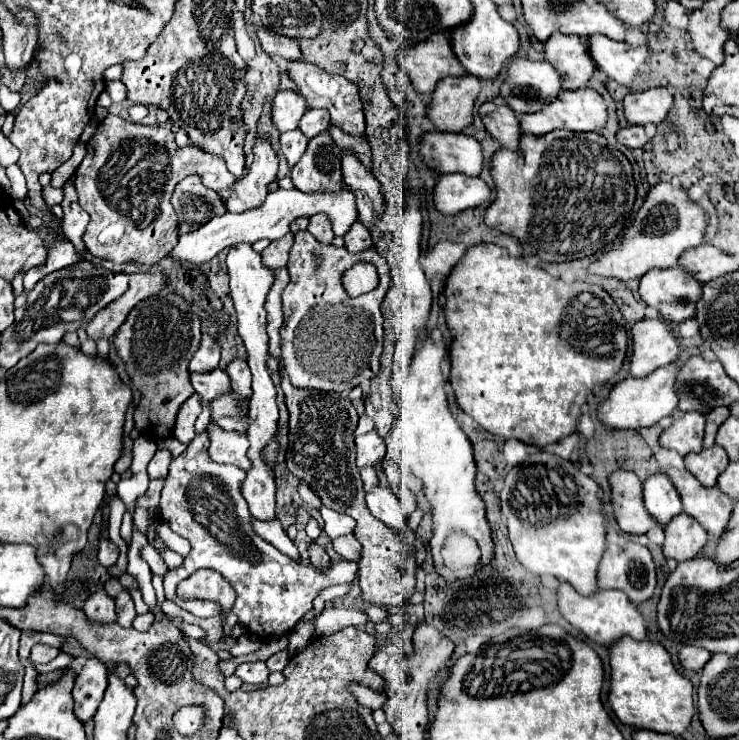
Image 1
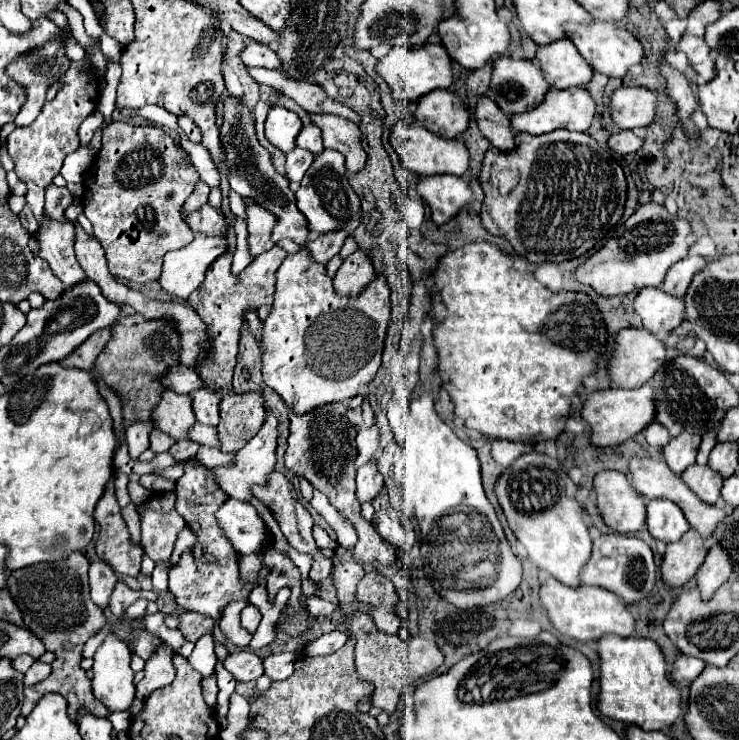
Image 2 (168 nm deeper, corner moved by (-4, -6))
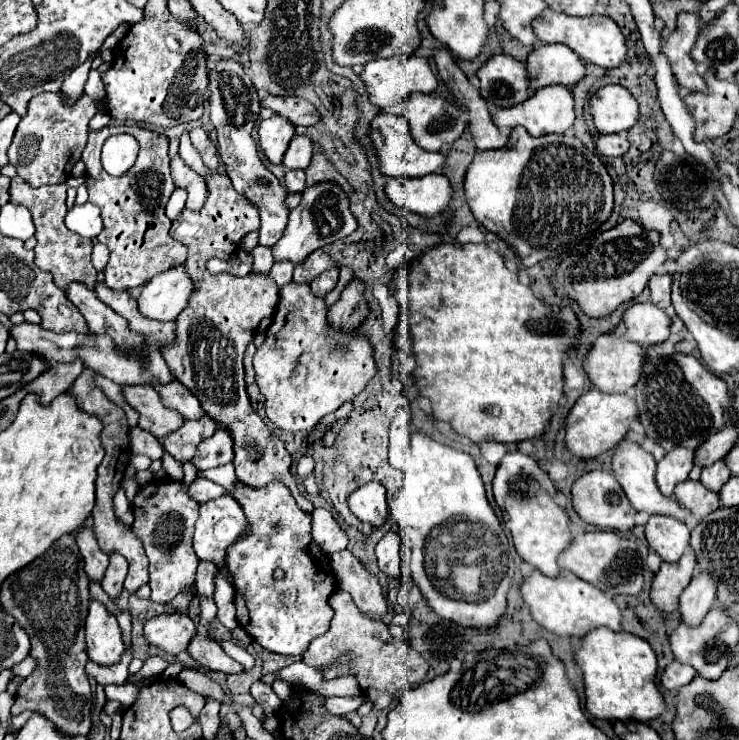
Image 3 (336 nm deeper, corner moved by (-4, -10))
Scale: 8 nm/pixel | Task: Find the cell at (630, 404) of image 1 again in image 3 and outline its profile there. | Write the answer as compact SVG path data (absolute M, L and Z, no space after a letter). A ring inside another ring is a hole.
M590 389L576 401L576 405L566 417L566 447L568 451L572 451L572 455L582 459L598 457L600 453L614 449L620 439L626 437L636 417L638 405L630 395L610 395L598 389Z

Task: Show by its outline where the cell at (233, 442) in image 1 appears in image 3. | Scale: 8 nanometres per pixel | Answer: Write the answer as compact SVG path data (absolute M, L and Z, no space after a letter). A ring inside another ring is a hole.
M204 415L198 421L186 421L180 429L166 435L162 445L176 461L190 461L196 455L196 447L216 431L216 421Z

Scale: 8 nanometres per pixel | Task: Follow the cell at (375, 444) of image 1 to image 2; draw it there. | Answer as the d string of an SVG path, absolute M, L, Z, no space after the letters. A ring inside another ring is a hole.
M372 461L364 463L360 469L358 469L358 475L356 475L356 497L360 503L366 503L366 501L374 501L376 495L382 491L384 487L384 481L382 481L382 475L378 473L376 465Z

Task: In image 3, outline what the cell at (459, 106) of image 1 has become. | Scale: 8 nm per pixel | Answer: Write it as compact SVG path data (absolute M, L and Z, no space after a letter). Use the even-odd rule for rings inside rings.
M424 93L410 95L406 101L406 113L410 131L416 143L428 151L440 151L460 139L466 121L462 111L442 97Z

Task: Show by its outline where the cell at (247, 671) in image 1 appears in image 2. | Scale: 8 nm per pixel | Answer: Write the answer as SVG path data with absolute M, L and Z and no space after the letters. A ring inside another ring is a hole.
M232 651L226 655L222 665L234 675L236 681L256 681L264 674L263 660L250 651Z

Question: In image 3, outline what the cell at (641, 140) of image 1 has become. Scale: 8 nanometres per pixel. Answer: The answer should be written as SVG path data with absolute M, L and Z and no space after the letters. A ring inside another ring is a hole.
M624 131L614 135L600 135L596 139L596 149L604 157L622 157L630 149L630 141Z

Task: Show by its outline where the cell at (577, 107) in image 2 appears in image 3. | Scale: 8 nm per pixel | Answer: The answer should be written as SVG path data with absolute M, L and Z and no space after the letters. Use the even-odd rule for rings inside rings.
M544 87L538 89L532 99L526 99L526 103L520 103L520 107L508 107L504 111L496 111L492 115L492 121L500 129L514 129L514 127L524 127L532 137L548 135L548 133L566 133L574 121L576 121L576 111L574 111L574 97L568 87Z

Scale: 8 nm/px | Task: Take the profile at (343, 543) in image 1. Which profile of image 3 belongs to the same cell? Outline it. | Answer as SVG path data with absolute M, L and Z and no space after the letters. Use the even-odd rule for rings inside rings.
M344 549L330 555L330 565L340 583L340 589L352 595L360 611L364 611L368 619L384 621L390 605L384 597L380 581L360 563L360 559Z

